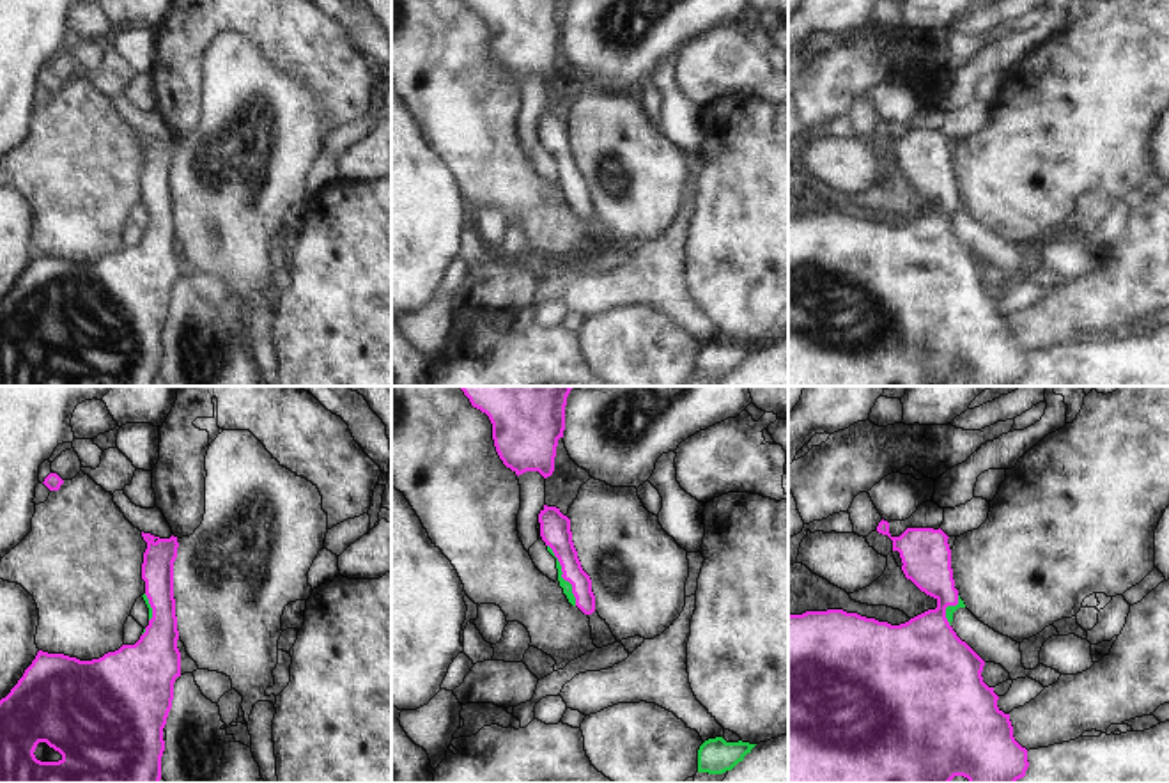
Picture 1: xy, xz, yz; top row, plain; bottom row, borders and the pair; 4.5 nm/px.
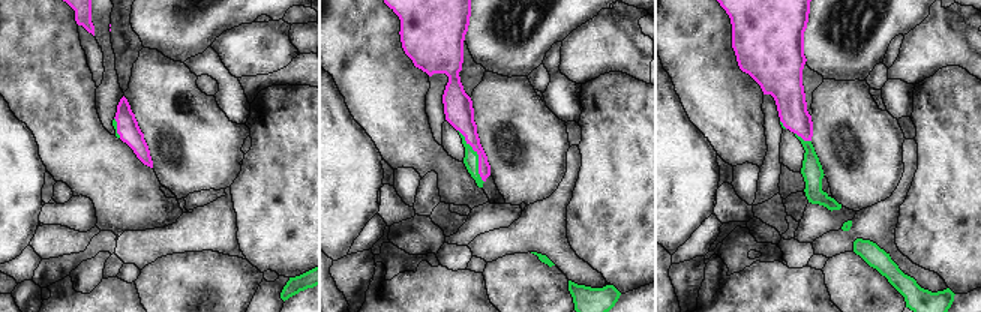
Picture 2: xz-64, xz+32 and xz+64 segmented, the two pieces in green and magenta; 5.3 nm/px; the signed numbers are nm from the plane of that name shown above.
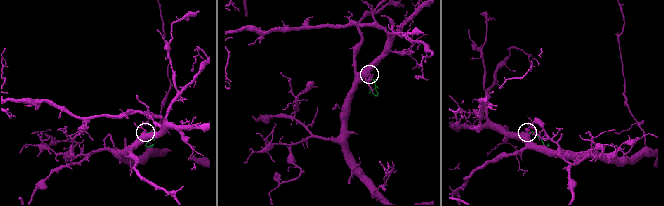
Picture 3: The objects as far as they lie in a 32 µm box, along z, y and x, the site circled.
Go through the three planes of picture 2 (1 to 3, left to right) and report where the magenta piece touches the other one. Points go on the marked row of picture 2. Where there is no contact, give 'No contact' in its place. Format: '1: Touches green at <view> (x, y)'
1: Touches green at xz-64 (116, 128)
2: Touches green at xz+32 (477, 156)
3: Touches green at xz+64 (801, 138).

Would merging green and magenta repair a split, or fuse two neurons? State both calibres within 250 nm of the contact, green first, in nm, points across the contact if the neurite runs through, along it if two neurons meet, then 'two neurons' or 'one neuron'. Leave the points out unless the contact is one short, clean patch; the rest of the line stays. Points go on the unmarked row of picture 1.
50 nm thick on the green side, 140 nm on the other; runs through xz (567, 192), (562, 176), (562, 151), (555, 131); one neuron

